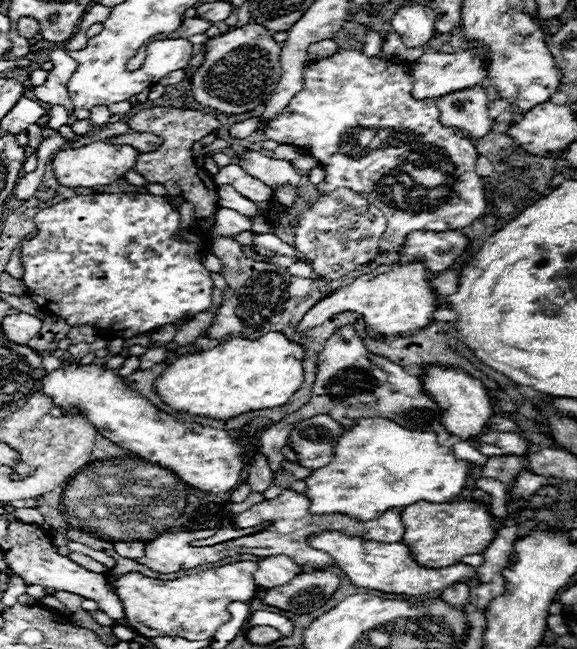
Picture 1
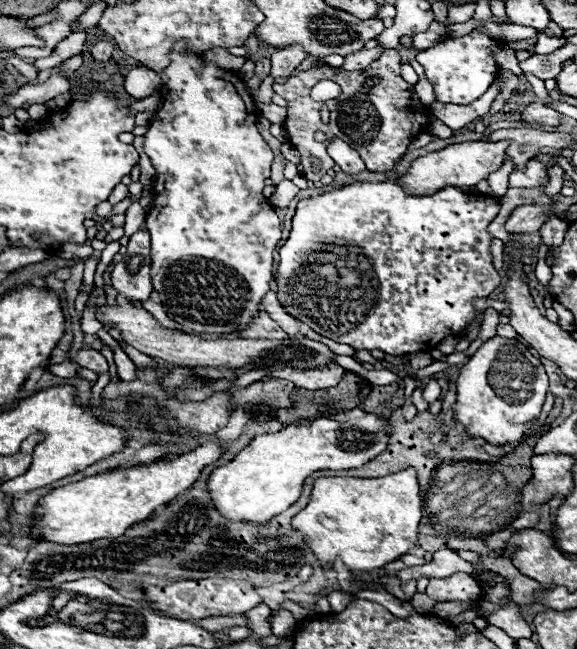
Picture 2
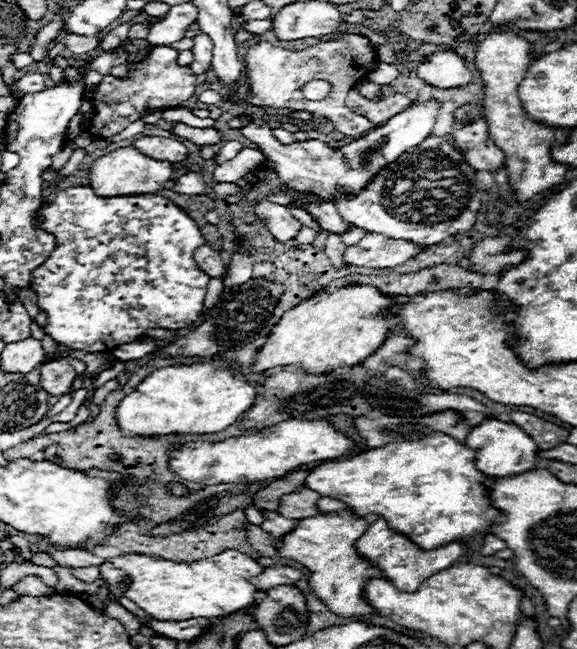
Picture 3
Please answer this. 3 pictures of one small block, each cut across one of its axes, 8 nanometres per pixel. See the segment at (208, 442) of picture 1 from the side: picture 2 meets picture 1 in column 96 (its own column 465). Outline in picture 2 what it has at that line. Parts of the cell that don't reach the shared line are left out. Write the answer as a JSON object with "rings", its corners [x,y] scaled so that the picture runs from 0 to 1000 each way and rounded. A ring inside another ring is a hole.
{"rings":[[[856,518],[842,524],[825,545],[804,561],[794,579],[794,610],[790,610],[790,629],[787,629],[787,647],[797,650],[808,666],[818,675],[839,675],[853,687],[877,687],[887,681],[901,681],[915,663],[922,659],[922,647],[936,641],[943,613],[950,601],[950,579],[943,573],[943,564],[936,561],[932,552],[925,552],[915,536],[898,527],[894,521],[867,521]]]}

